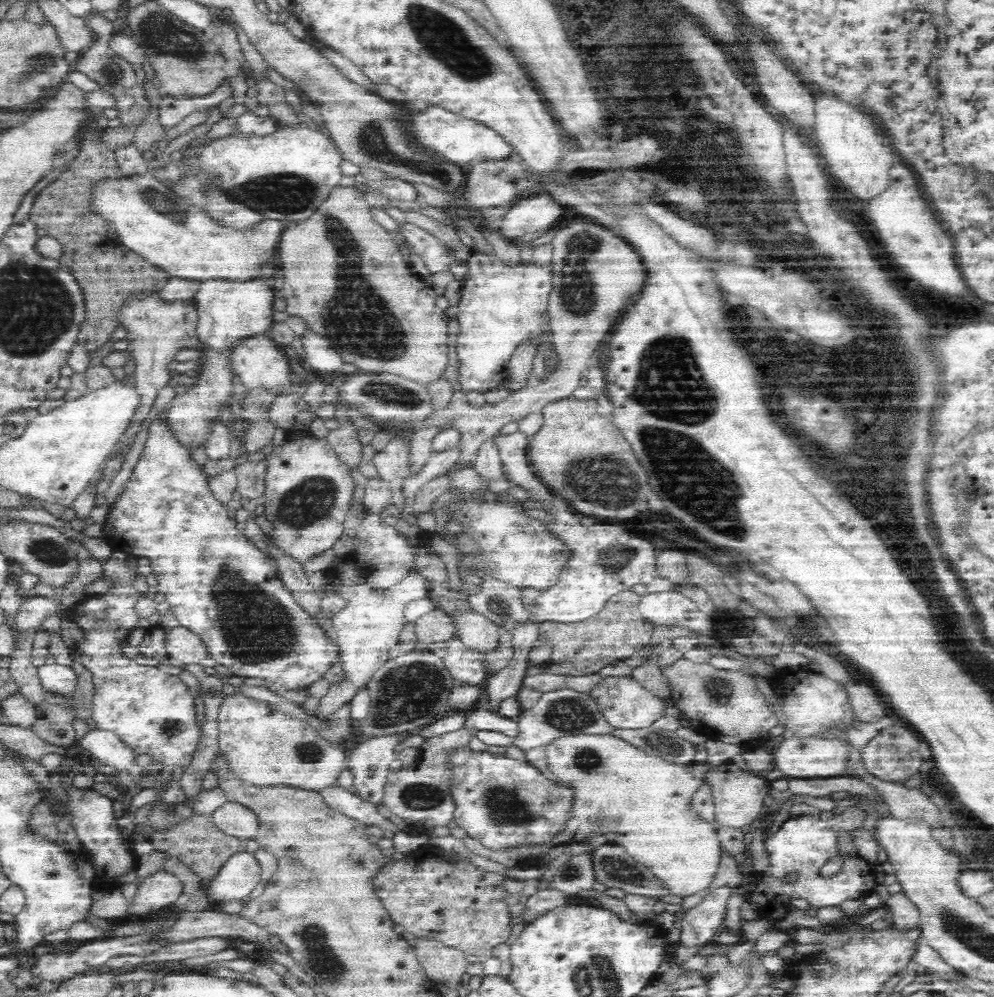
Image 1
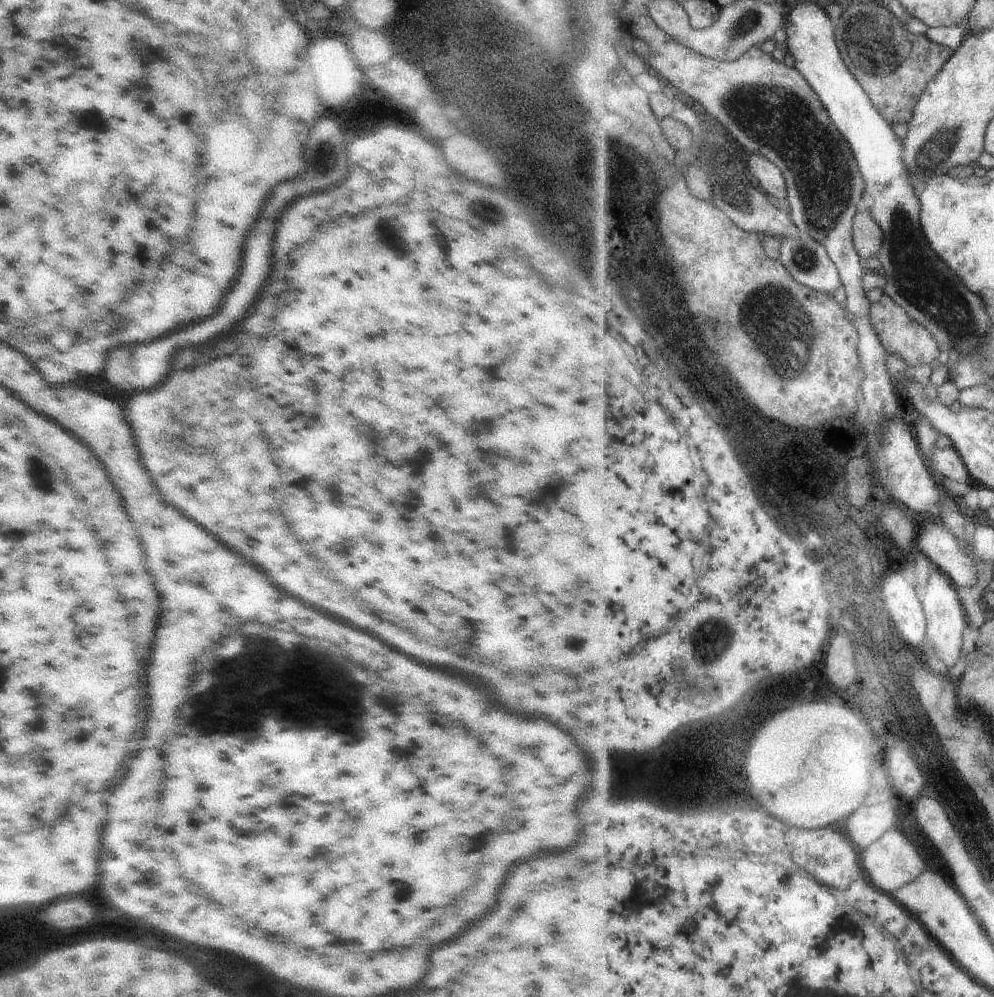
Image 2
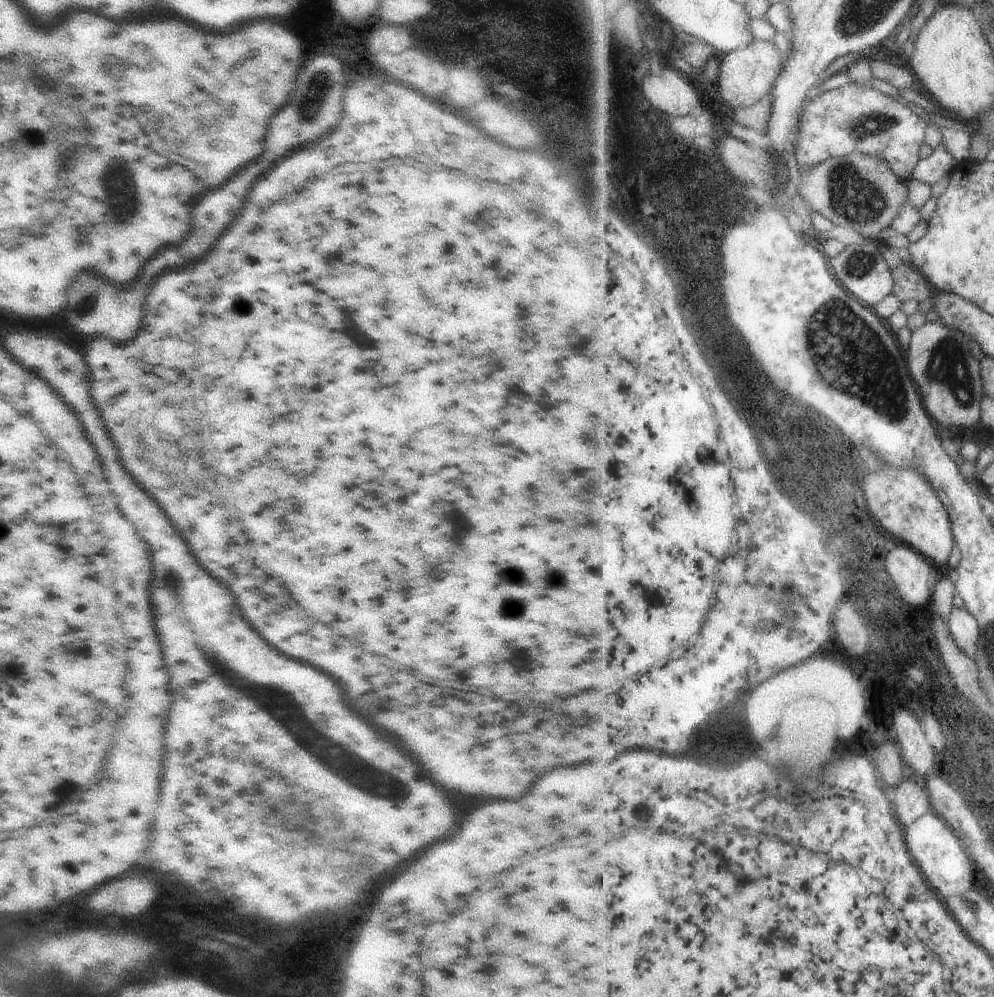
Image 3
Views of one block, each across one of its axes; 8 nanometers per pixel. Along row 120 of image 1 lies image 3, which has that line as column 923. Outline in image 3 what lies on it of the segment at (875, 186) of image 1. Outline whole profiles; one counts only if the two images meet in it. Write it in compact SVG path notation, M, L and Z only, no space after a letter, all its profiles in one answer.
M929 811L915 822L912 822L904 829L907 846L917 860L919 868L927 876L927 880L947 898L947 896L957 896L963 894L965 890L971 888L973 884L973 872L975 872L975 862L967 856L961 838L957 836L952 826L949 826L937 813Z

